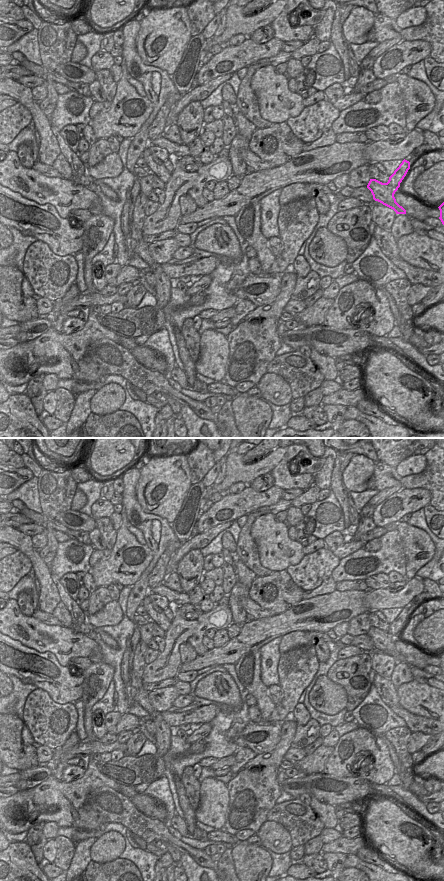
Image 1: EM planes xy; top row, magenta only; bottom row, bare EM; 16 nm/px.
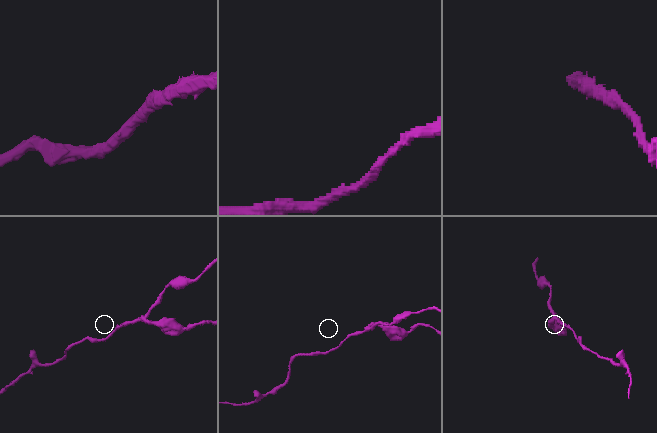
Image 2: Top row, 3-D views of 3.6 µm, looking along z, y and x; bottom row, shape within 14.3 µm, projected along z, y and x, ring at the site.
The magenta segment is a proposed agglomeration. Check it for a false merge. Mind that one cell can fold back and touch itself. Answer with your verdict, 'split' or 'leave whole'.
split

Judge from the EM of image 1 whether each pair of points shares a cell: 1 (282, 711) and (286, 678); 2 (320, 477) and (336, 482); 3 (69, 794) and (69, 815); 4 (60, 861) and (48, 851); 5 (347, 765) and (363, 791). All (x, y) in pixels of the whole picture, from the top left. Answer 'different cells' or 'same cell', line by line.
1: same cell
2: different cells
3: same cell
4: different cells
5: different cells

